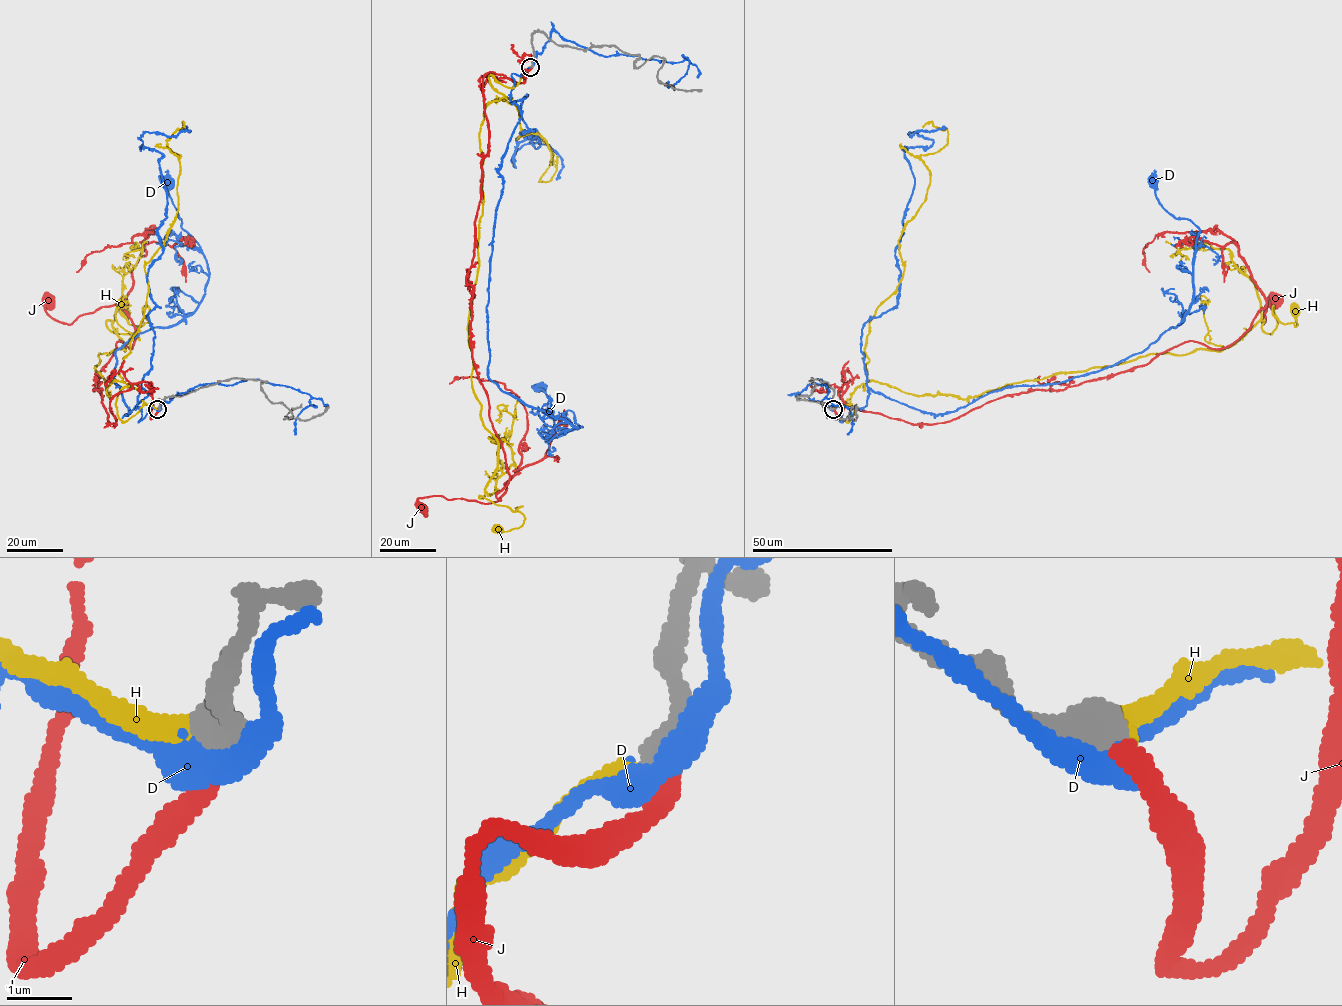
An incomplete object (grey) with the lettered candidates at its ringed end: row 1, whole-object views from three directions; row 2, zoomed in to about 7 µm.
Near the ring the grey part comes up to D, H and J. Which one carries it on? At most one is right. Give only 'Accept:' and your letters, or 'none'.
Accept: H

